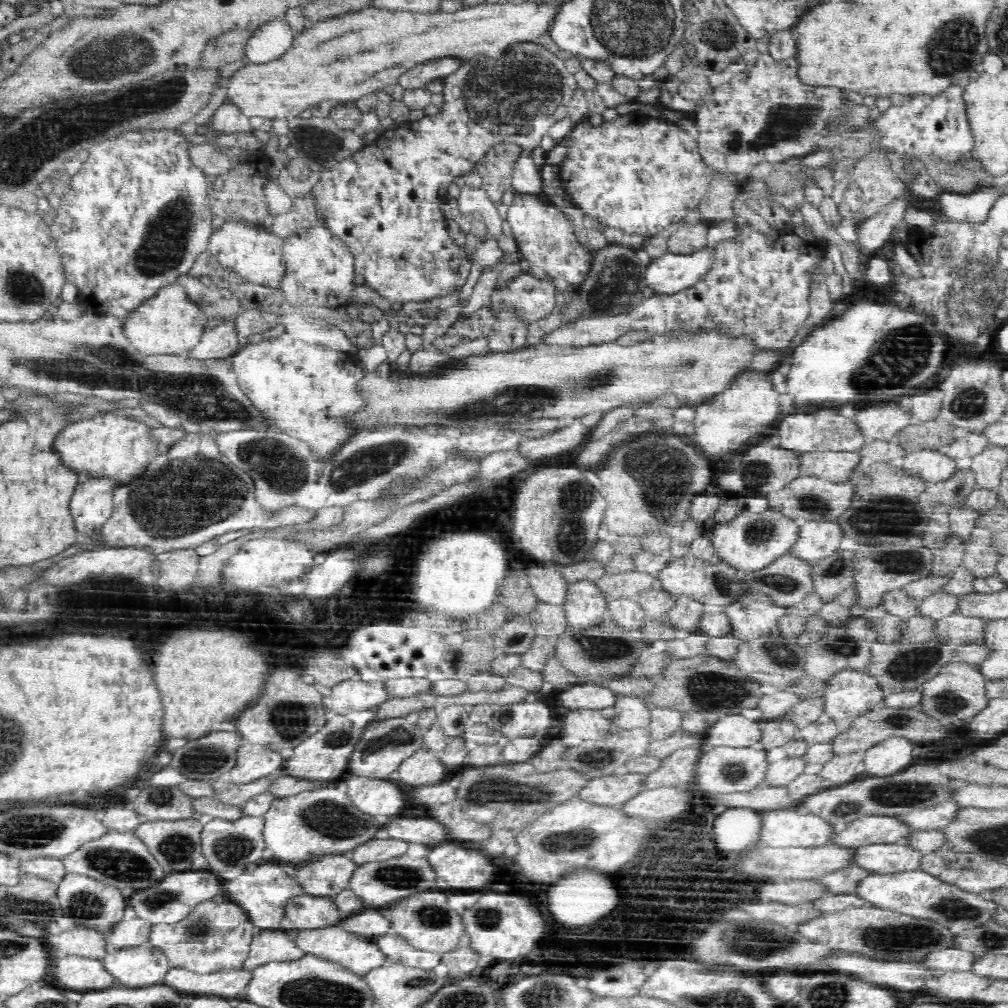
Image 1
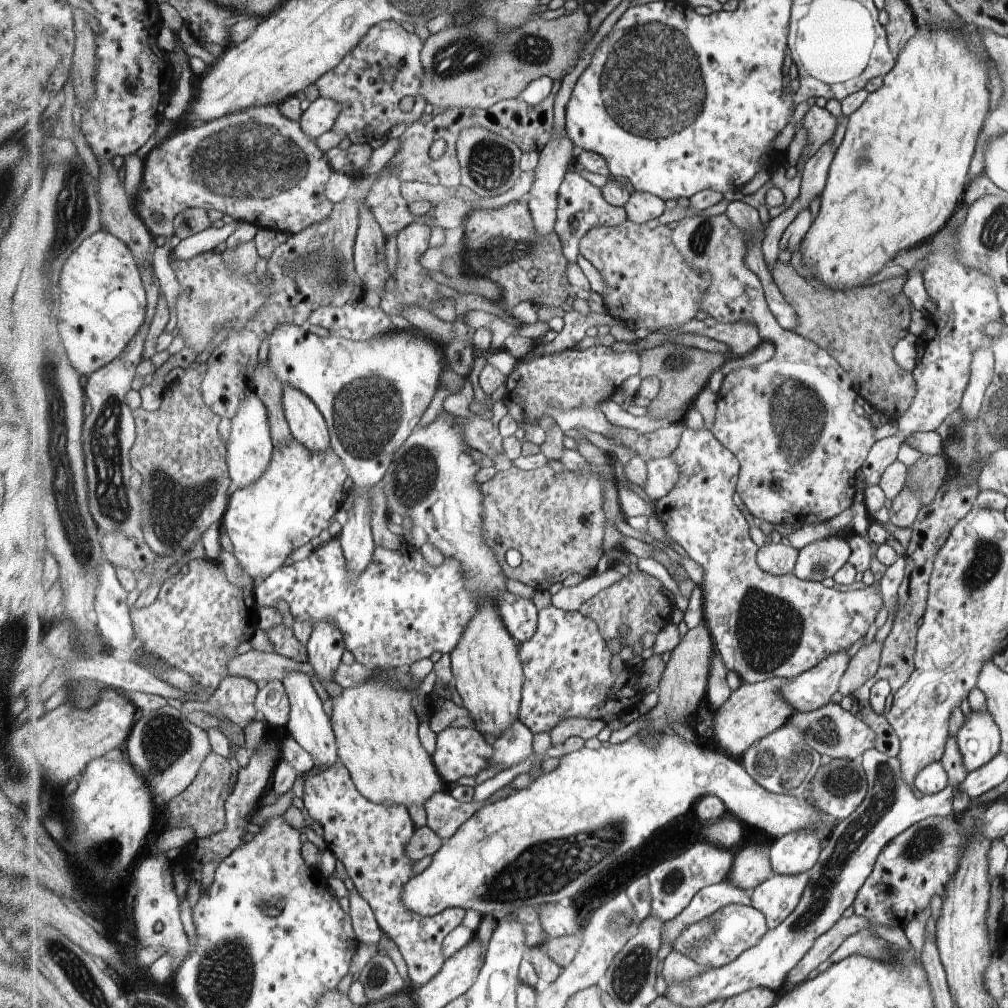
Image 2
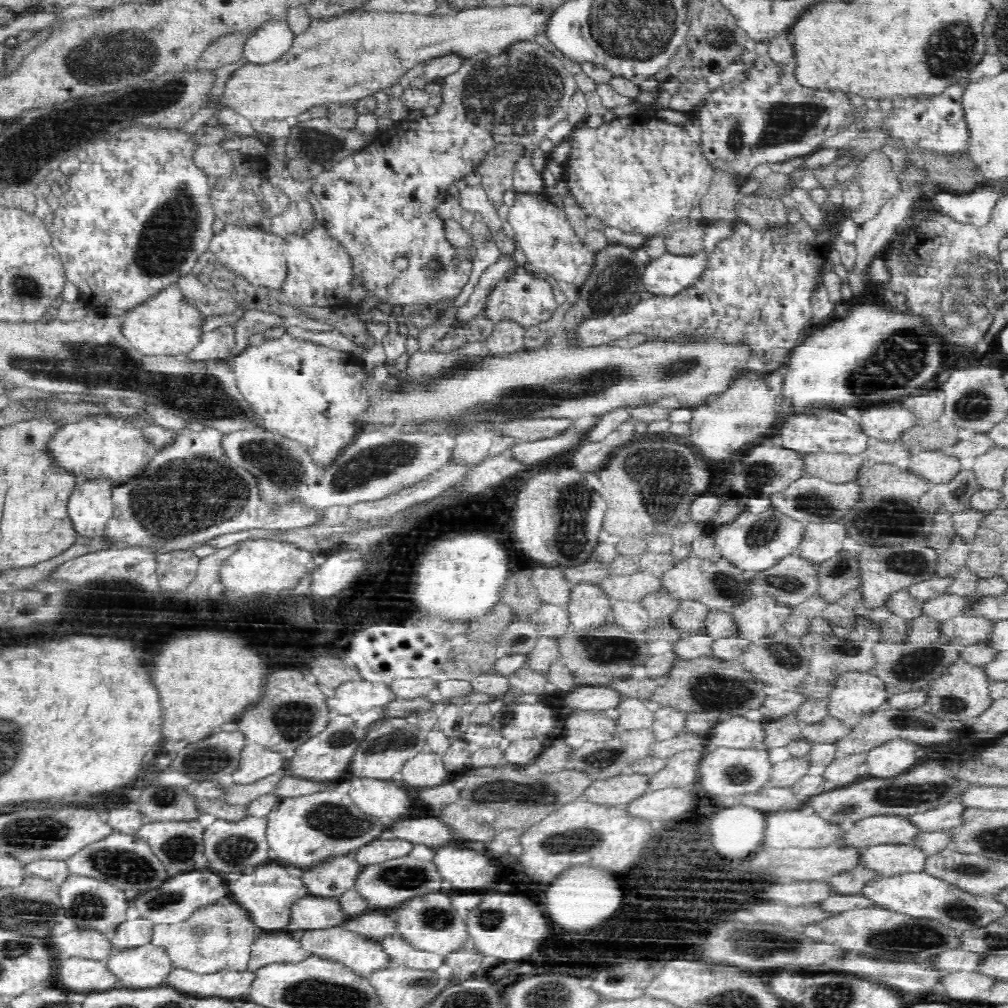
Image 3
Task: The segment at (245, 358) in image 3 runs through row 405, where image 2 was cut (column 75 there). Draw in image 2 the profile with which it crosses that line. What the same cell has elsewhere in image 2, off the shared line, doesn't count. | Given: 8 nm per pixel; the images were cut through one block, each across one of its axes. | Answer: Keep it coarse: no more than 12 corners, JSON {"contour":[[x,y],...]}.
{"contour":[[87,238],[61,274],[59,332],[86,378],[147,319],[131,246]]}

